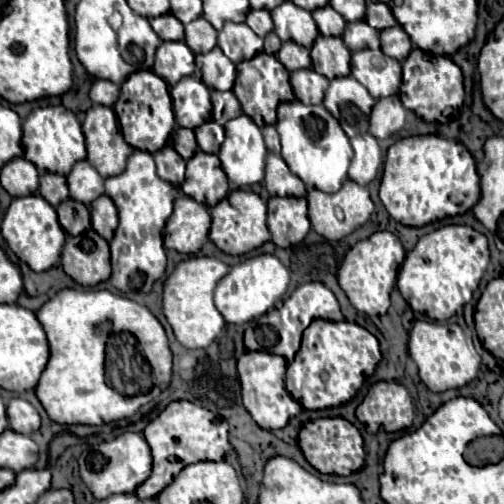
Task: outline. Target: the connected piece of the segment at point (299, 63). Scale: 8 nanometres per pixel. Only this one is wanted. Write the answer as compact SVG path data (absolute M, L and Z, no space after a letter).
M283 42L281 50L277 52L277 58L279 62L287 68L287 70L301 70L301 68L311 68L311 56L309 56L309 50L301 44L295 44L295 42Z

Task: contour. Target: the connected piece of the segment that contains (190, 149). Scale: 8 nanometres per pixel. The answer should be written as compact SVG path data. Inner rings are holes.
M177 128L175 136L173 136L173 148L179 152L181 158L189 160L197 152L197 148L199 148L193 130L189 130L189 128Z

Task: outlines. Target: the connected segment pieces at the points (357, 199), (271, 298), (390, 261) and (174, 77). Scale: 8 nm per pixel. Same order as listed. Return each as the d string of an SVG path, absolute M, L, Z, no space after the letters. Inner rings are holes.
M345 180L341 190L335 194L325 194L317 188L309 188L307 202L309 202L309 220L311 220L313 230L327 240L341 240L341 238L349 236L355 228L363 226L369 220L369 216L375 208L373 200L369 196L369 190L353 180Z
M259 254L233 266L223 280L219 280L215 288L215 306L229 324L245 324L253 318L263 316L267 310L275 306L277 300L283 298L289 286L287 268L273 254Z
M375 232L367 240L357 242L343 258L343 264L337 272L339 286L347 294L349 302L369 316L385 314L389 308L389 294L395 286L397 272L405 260L405 250L399 242L399 238L391 232Z
M181 40L163 42L157 48L153 72L157 76L163 76L163 80L167 80L169 86L177 84L183 76L193 74L193 70L195 70L193 52L189 50L189 46L185 42L181 42Z

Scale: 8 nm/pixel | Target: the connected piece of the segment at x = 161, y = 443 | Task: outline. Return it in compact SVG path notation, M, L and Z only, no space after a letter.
M189 400L171 402L143 430L143 436L153 452L153 474L137 488L135 494L139 498L155 498L187 464L195 464L201 460L223 460L223 456L231 448L225 418Z

